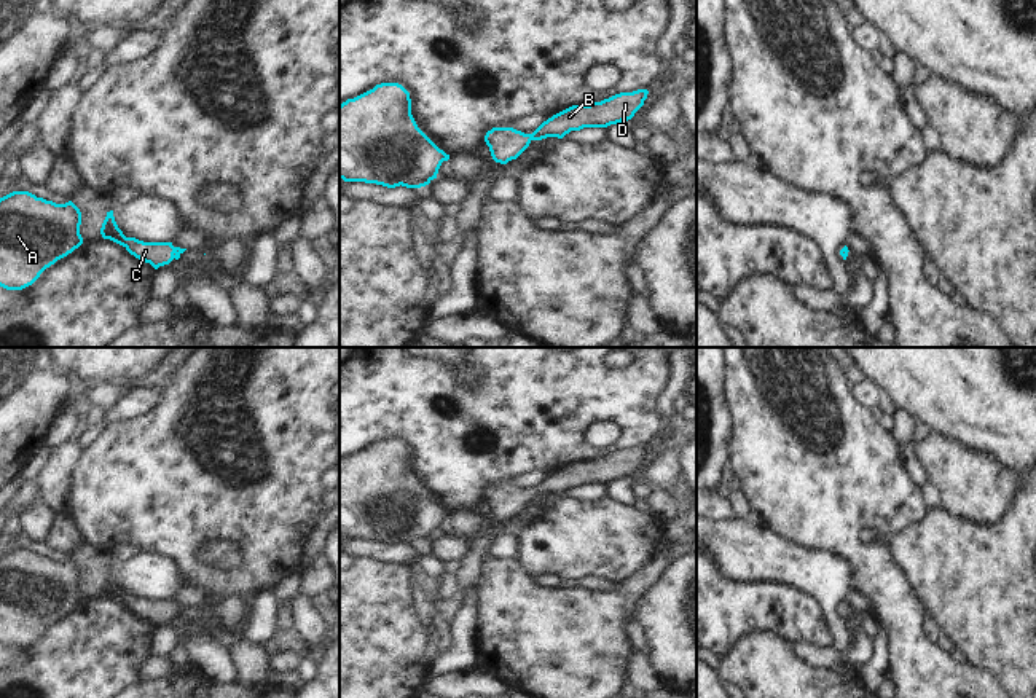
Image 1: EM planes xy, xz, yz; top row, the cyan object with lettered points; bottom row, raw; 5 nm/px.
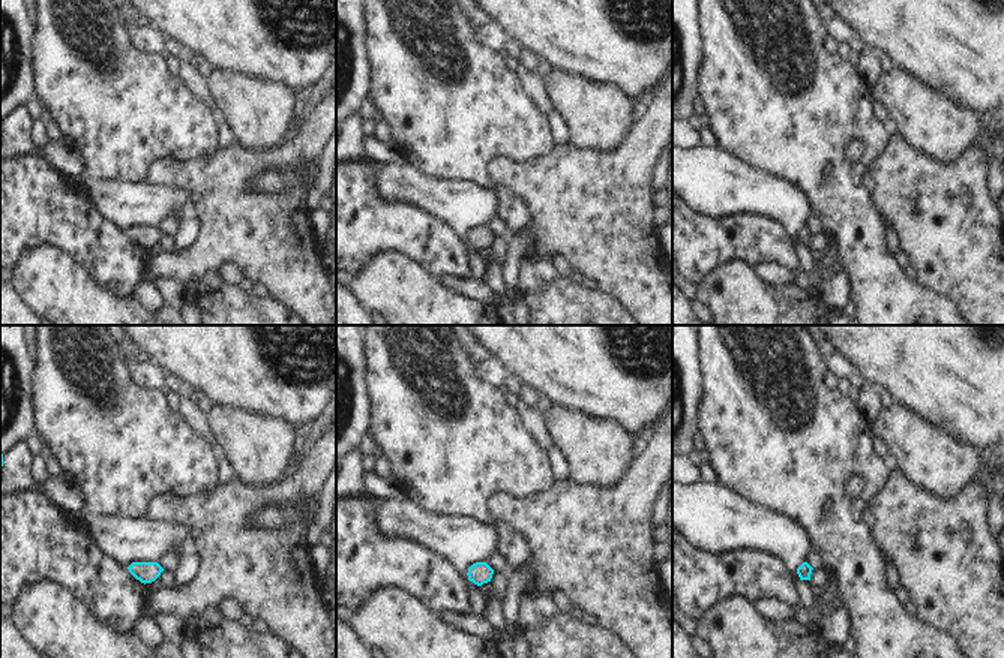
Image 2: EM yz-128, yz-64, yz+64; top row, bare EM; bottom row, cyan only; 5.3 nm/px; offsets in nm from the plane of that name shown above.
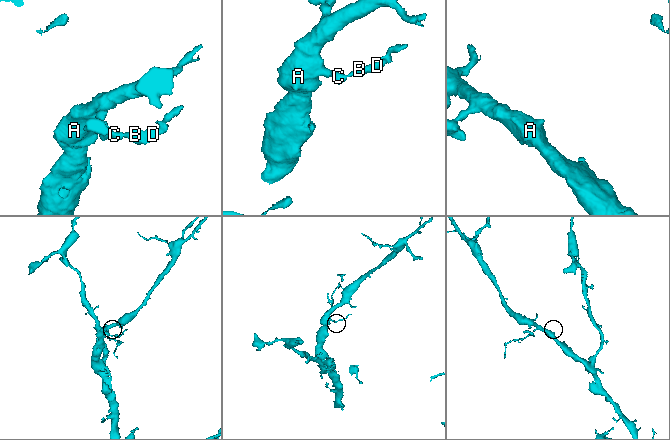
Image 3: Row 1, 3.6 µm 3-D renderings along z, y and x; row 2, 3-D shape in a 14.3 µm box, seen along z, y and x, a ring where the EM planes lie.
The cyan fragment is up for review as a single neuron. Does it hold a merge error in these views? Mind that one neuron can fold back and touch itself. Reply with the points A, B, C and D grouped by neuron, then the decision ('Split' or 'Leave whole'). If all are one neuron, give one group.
Groups: A B C D. Leave whole.

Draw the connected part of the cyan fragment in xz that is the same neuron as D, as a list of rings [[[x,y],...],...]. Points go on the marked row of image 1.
[[[638,89],[620,92],[590,105],[572,105],[544,121],[532,134],[524,134],[513,127],[492,127],[486,132],[485,142],[489,147],[492,159],[507,164],[516,159],[532,140],[547,137],[563,139],[571,131],[607,127],[628,121],[644,105],[647,94],[647,89]]]

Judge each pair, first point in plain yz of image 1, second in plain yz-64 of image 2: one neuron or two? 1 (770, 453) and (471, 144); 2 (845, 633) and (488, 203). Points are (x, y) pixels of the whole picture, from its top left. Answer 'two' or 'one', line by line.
1: one
2: one

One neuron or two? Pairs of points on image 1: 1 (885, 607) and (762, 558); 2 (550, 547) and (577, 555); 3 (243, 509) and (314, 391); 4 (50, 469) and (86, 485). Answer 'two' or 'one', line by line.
1: two
2: one
3: one
4: two

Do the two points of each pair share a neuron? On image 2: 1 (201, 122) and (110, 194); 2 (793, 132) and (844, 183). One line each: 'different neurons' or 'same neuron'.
1: different neurons
2: same neuron

